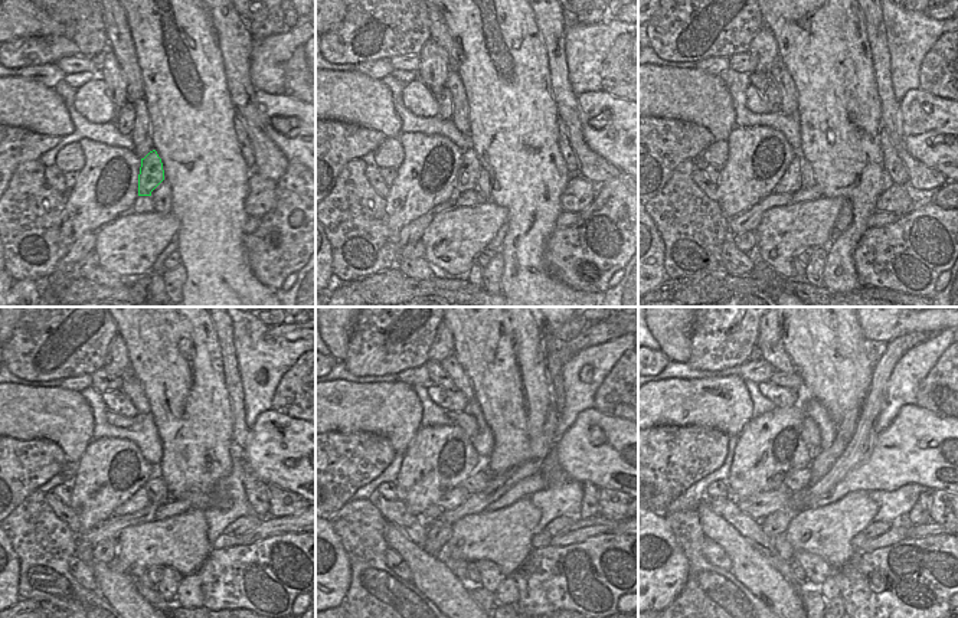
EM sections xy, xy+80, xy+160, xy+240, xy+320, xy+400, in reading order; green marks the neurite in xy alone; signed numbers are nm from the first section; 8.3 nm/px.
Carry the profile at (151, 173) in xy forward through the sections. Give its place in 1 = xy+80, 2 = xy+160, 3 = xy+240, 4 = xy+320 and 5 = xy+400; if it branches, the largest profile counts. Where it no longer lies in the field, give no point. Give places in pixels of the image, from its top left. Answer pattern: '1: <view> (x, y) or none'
1: xy+80 (467, 176)
2: xy+160 (790, 182)
3: xy+240 (140, 500)
4: xy+320 (455, 497)
5: xy+400 (761, 504)

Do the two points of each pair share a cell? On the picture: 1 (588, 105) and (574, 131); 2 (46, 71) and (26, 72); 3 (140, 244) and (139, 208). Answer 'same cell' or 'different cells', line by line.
1: different cells
2: same cell
3: different cells

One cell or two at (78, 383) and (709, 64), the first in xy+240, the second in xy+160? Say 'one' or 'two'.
one

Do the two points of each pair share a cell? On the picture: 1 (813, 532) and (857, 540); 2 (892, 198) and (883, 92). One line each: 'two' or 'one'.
1: two
2: two

